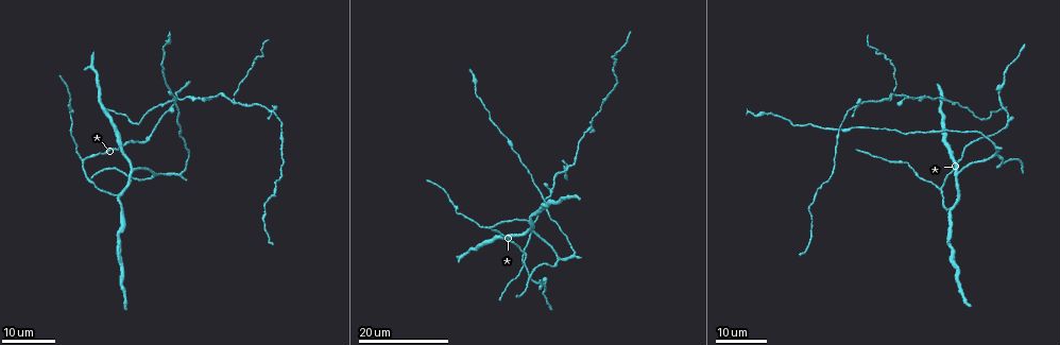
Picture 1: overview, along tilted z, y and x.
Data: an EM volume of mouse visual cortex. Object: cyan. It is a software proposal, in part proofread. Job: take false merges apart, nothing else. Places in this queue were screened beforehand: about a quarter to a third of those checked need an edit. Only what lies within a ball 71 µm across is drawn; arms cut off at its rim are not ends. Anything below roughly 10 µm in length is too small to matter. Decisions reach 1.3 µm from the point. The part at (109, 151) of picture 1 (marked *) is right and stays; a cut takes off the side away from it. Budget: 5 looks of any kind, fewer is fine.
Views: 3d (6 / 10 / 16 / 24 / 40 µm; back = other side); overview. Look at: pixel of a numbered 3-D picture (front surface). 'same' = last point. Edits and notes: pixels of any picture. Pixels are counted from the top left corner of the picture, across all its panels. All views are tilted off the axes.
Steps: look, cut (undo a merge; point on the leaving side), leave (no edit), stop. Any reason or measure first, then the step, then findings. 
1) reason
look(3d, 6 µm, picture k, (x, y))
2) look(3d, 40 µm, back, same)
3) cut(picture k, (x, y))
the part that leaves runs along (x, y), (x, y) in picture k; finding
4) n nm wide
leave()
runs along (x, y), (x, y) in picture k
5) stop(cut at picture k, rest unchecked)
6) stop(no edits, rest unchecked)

three-way junction
look(3d, 16 µm, picture 1, (558, 261))

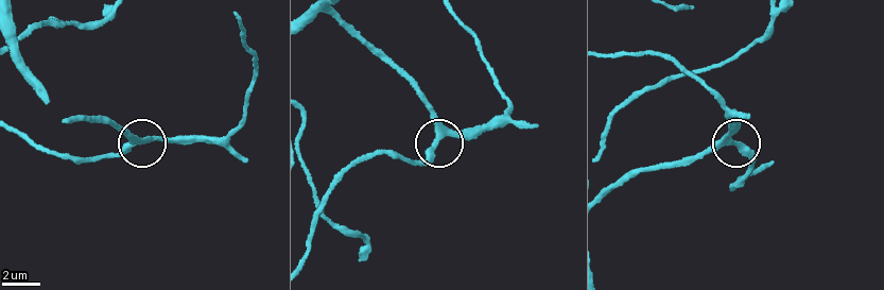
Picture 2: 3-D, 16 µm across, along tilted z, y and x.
look(3d, 6 µm, picture 2, (730, 140))

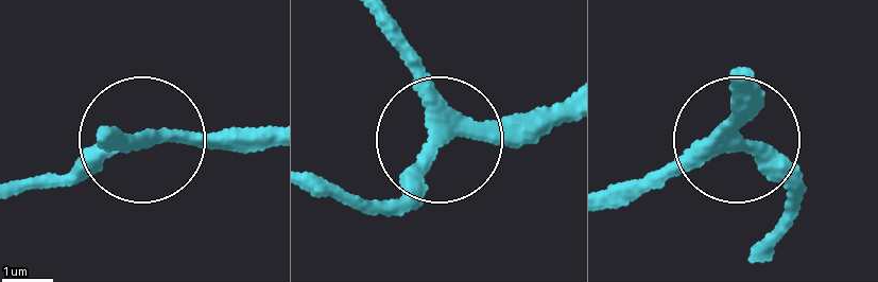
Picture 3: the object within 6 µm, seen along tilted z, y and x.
250 nm wide
leave()
one cell here

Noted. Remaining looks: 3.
thick turns thin
look(3d, 16 µm, picture 1, (993, 143))

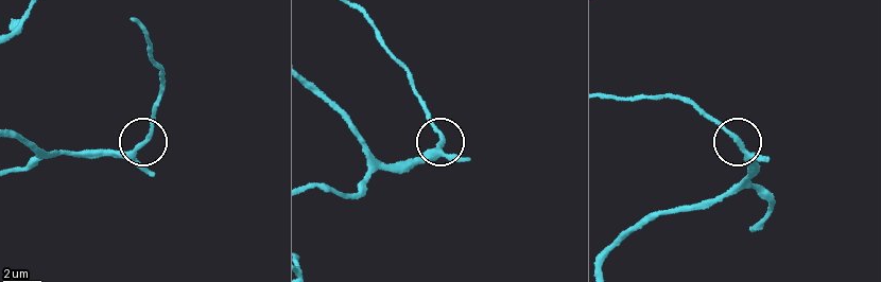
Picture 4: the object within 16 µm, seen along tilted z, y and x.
closer look
look(3d, 6 µm, picture 4, (439, 142))

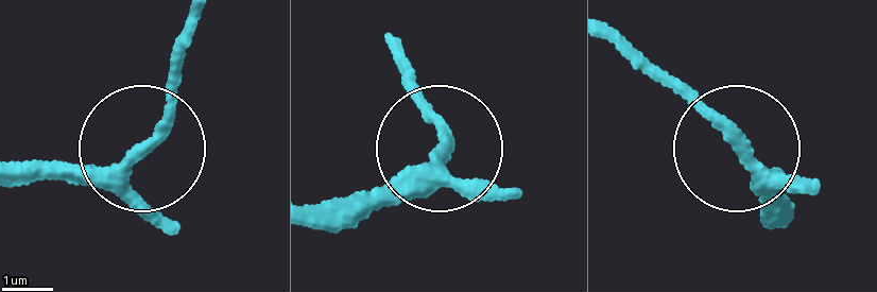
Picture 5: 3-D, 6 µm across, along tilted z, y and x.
leave()
runs along (15, 177), (109, 167), (148, 146), (192, 17) in picture 5; one cell here

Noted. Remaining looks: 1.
stop(no edits, rest unchecked)

